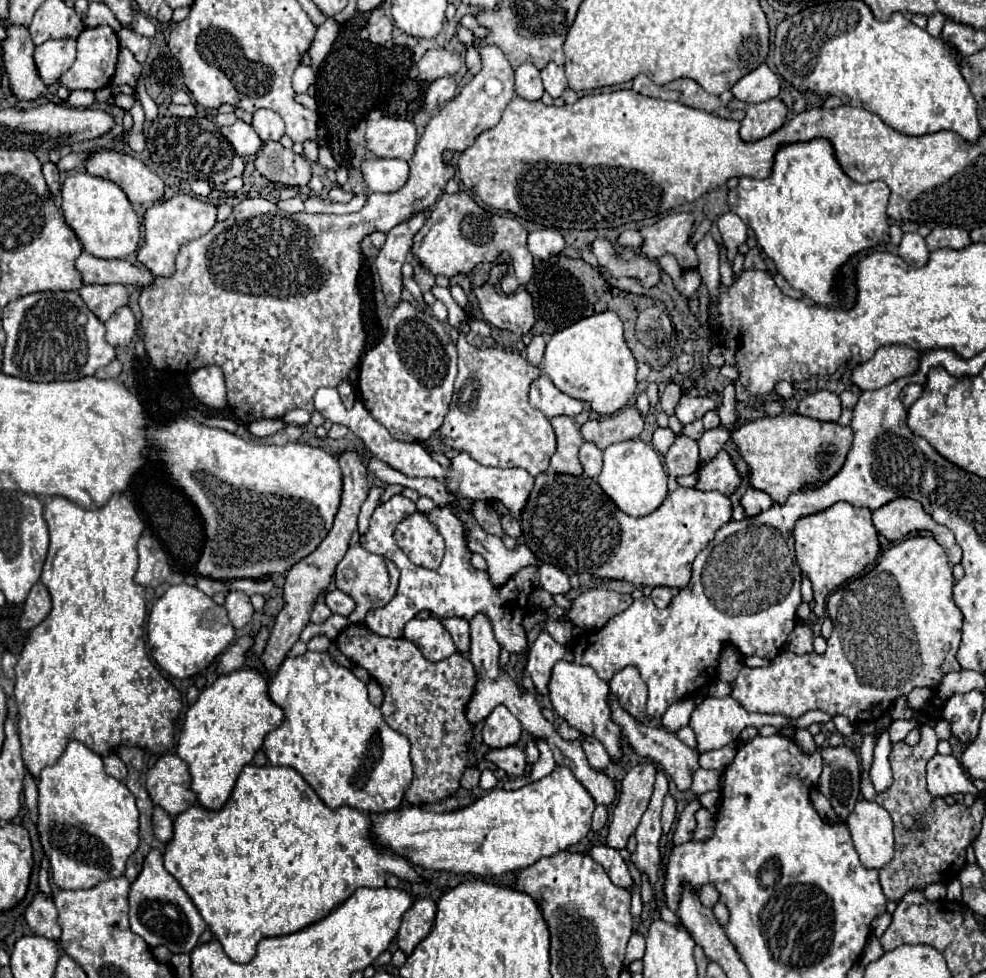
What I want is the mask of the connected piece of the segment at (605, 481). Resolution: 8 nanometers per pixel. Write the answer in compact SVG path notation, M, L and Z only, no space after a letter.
M639 438L623 440L603 450L603 468L597 476L597 484L617 504L617 508L629 516L651 514L667 496L667 474L661 466L659 454Z

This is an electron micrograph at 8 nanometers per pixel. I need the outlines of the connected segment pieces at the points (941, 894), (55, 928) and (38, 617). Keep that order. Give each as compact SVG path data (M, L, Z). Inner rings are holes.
M931 884L931 886L925 888L923 894L925 894L929 900L943 900L943 898L947 896L947 888L945 888L943 884Z
M37 894L29 908L25 910L25 920L35 936L43 936L59 944L61 928L57 924L57 908L51 898Z
M37 582L31 588L31 592L29 592L29 596L27 596L25 604L23 604L23 614L19 618L19 628L25 630L25 632L33 630L37 624L41 624L45 620L45 616L49 612L51 612L49 592L41 582Z

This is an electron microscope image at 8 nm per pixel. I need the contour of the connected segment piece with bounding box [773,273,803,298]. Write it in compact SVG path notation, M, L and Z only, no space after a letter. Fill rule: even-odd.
M777 273L773 275L773 279L783 294L791 298L803 298L803 294L800 291L792 288L780 274Z

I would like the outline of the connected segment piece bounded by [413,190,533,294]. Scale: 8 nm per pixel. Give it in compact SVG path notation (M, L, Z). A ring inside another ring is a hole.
M461 190L457 194L441 194L435 208L431 210L425 226L415 234L413 238L413 254L421 260L421 264L425 266L425 270L429 270L433 276L443 274L443 276L455 276L455 274L471 274L473 268L481 262L489 262L489 264L497 264L497 258L505 256L509 260L509 270L503 278L503 292L505 294L513 294L517 288L525 286L531 276L533 276L533 256L527 248L527 228L509 216L499 216L499 214L491 214L487 210L483 210L469 192Z

